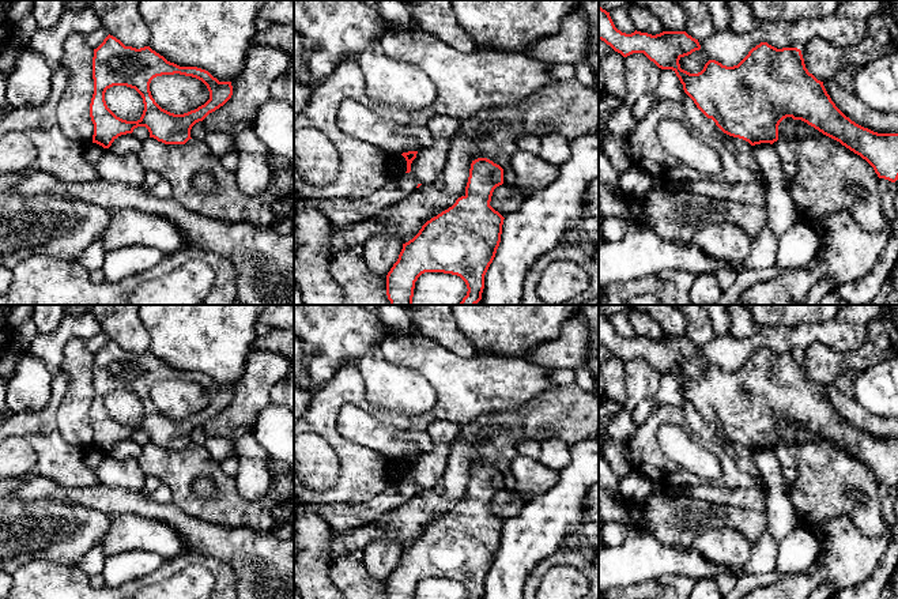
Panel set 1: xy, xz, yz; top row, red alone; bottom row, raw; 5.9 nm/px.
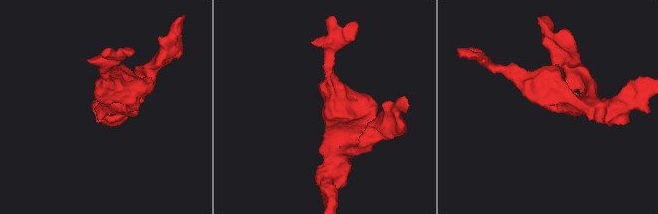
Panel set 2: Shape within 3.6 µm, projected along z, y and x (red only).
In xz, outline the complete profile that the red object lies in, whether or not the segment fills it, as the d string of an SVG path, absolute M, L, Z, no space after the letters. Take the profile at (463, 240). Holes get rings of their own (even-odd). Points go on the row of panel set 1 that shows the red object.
M487 158L472 161L465 195L437 216L427 221L419 233L403 244L397 261L386 275L386 295L390 305L412 305L415 282L425 272L444 272L460 276L467 285L467 295L459 305L476 305L482 300L484 275L493 263L501 242L503 216L491 206L491 196L497 187L503 184L503 169Z

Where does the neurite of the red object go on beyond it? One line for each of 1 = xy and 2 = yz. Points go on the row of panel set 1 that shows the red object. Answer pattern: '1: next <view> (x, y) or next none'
1: next none
2: next none

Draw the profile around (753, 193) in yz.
M701 178L691 184L690 191L717 200L765 207L765 188L761 180L731 184L718 178Z

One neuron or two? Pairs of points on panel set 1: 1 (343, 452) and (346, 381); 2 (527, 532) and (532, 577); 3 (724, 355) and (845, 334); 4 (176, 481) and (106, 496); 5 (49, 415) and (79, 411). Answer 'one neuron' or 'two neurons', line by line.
1: one neuron
2: two neurons
3: one neuron
4: two neurons
5: two neurons

